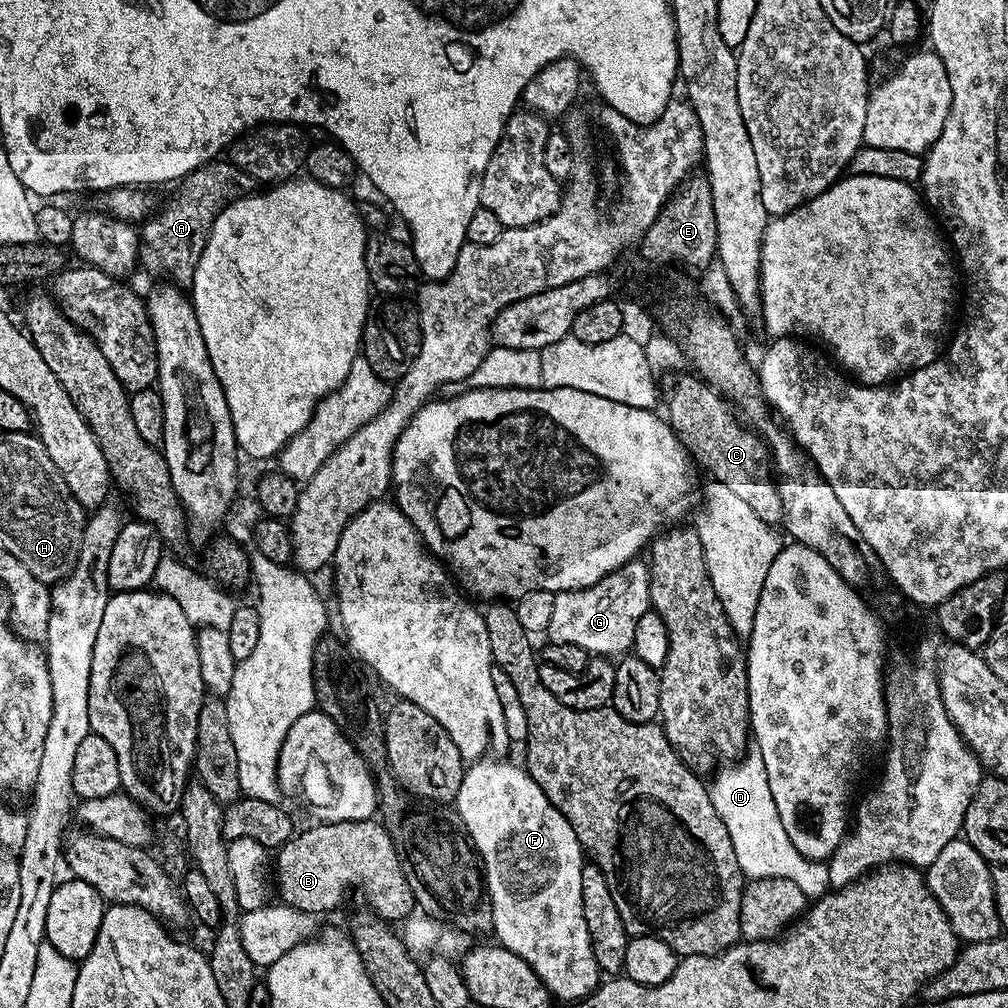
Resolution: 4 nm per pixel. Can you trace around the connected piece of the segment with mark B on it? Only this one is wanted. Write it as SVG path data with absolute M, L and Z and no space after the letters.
M371 818L362 821L330 821L316 822L313 828L304 833L293 835L274 856L274 884L280 887L279 899L291 904L300 912L332 912L344 900L344 895L351 888L358 887L362 895L368 899L367 907L385 922L403 922L413 915L416 899L410 890L410 882L406 882L406 874L402 874L402 862L398 858L398 850L394 850L394 842L379 819Z

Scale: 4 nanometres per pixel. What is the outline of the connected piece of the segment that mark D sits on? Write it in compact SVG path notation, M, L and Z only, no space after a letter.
M749 751L743 758L724 766L716 781L711 781L710 791L714 810L718 810L722 822L726 822L726 830L730 830L734 855L745 877L754 880L790 878L790 882L798 882L799 888L810 898L819 898L829 891L827 863L807 860L800 854L794 842L790 842L790 834L786 834L782 818L778 818L778 806L774 806L774 798L770 794L770 782L766 778L760 751Z

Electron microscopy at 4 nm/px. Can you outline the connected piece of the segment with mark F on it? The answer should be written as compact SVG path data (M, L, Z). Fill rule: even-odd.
M481 758L467 765L454 801L454 810L462 818L472 846L482 861L488 897L494 910L492 932L499 943L530 965L557 1001L579 1002L595 992L602 980L582 914L585 853L570 822L566 822L550 798L546 798L542 786L530 778L527 767L492 759Z

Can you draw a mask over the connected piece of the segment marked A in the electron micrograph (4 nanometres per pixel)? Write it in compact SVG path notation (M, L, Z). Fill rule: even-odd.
M217 158L200 165L179 181L176 196L168 200L164 209L161 207L151 218L143 221L139 229L140 258L148 272L156 276L164 276L165 281L176 286L191 285L194 270L198 270L198 258L202 258L202 250L206 250L206 242L210 238L212 224L235 200L253 195L257 191L258 181L246 170L234 166L231 159Z

